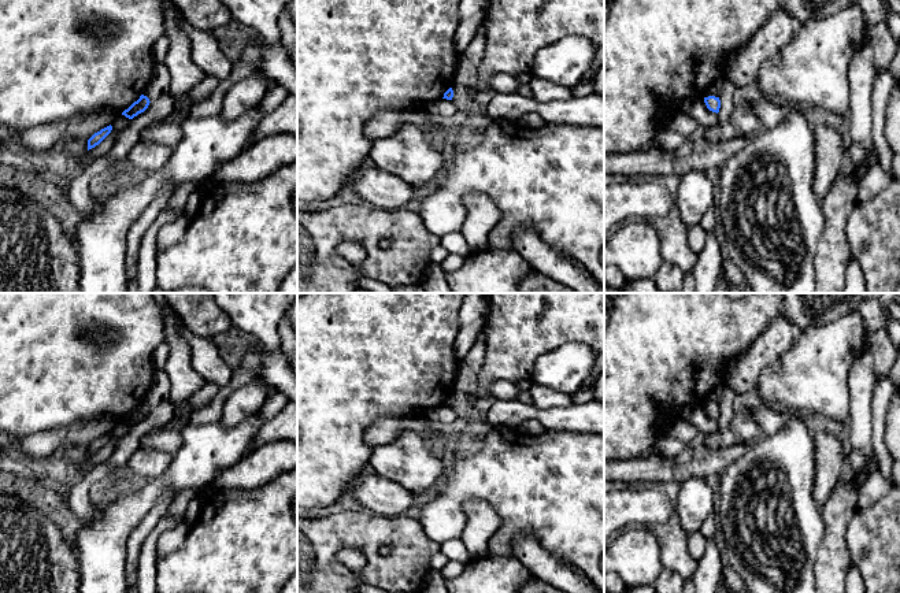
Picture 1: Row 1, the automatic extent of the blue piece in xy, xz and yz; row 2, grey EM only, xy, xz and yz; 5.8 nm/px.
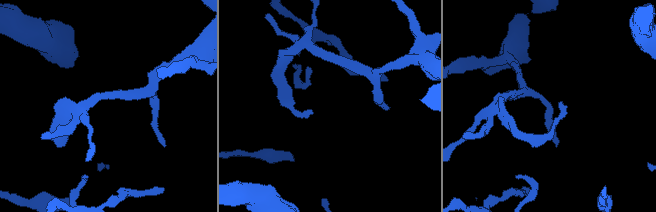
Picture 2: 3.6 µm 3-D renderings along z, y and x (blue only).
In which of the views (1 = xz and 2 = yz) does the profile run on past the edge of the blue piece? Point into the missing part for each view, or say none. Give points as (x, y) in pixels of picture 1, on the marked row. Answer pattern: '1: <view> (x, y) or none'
1: none
2: none

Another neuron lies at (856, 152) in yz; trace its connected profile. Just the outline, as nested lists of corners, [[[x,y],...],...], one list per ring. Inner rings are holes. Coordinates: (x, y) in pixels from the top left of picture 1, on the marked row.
[[[852,144],[848,149],[853,168],[859,168],[866,157],[866,151],[862,145]]]

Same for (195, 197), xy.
[[[195,190],[188,197],[184,215],[189,220],[192,220],[196,216],[196,214],[197,214],[197,210],[200,207],[200,201],[201,201],[201,197],[203,197],[203,192],[204,190]]]

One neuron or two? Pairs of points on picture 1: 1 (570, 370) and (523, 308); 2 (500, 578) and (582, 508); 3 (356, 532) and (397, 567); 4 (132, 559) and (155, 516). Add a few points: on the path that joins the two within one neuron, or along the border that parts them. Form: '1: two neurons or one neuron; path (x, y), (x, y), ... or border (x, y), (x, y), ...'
1: two neurons; border (586, 344), (565, 343), (550, 349), (532, 371)
2: two neurons; border (489, 553), (511, 556)
3: one neuron; path (369, 544), (370, 552), (385, 567)
4: one neuron; path (134, 548), (137, 537), (145, 527)

